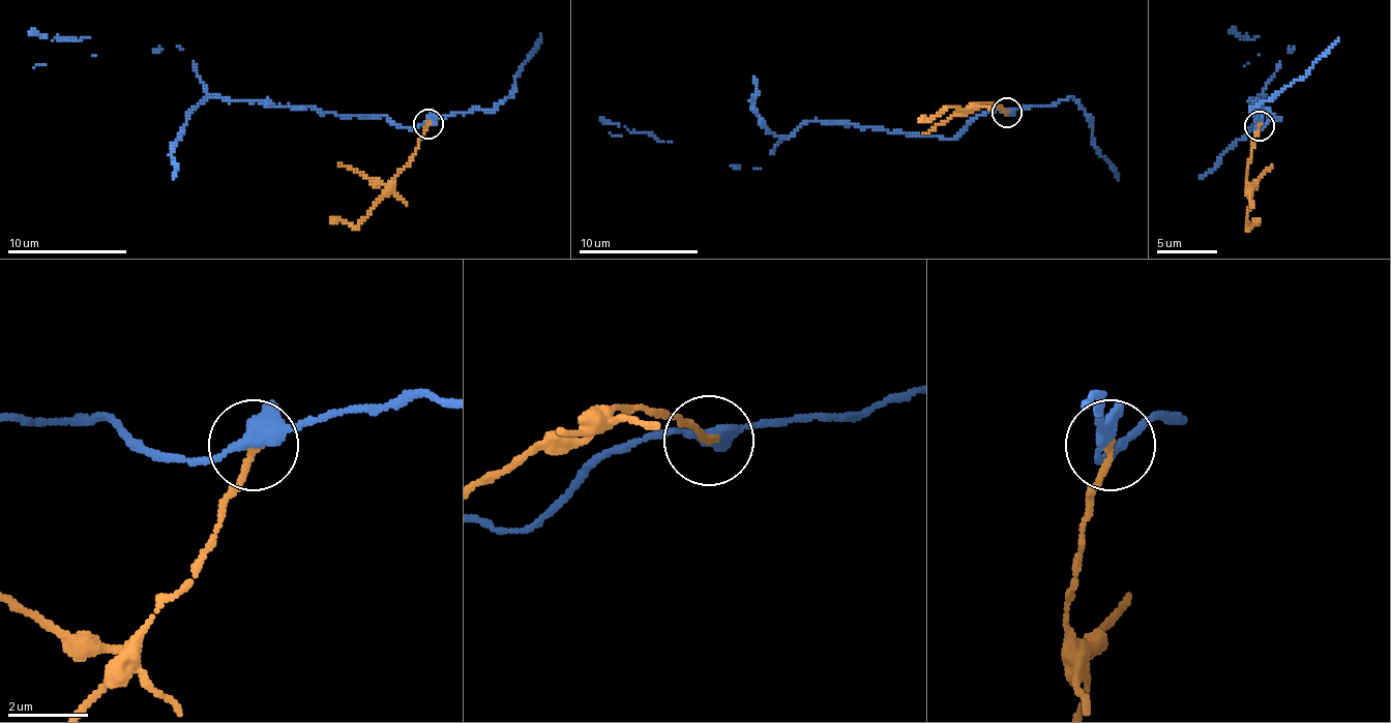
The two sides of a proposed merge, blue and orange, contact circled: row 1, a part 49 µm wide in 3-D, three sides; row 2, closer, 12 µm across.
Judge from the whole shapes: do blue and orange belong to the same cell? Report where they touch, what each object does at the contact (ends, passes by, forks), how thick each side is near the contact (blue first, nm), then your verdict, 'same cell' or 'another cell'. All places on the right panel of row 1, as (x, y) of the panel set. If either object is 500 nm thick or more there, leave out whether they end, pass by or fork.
at (1260, 126); blue passes by; orange ends there; 360 nm thick on the blue side, 170 nm on the other; another cell

